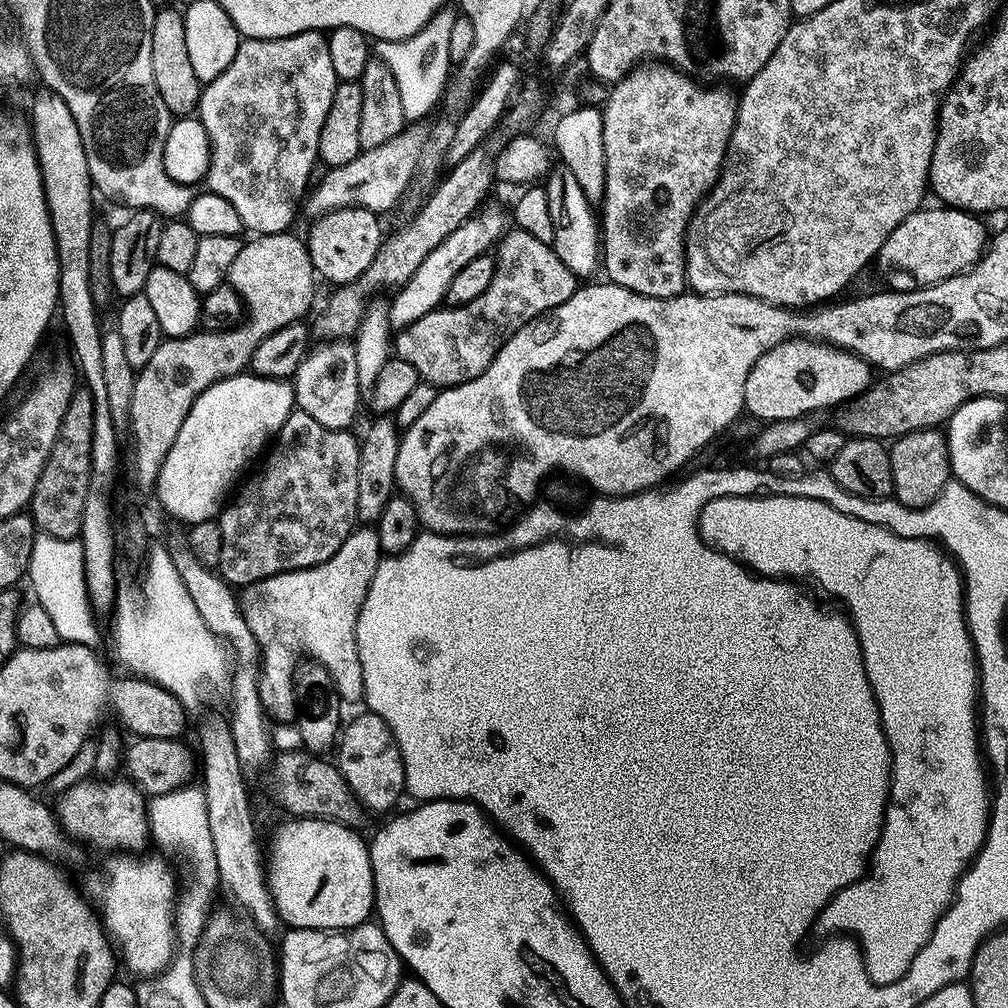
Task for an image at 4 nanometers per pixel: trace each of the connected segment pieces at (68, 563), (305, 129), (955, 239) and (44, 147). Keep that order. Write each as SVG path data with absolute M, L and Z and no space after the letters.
M37 535L26 576L29 581L32 579L32 588L36 591L35 603L42 605L46 614L50 614L61 641L89 646L97 643L96 620L92 617L94 609L88 602L88 587L84 581L84 551L79 539L63 540Z
M313 30L269 40L241 39L234 62L230 62L218 78L203 85L198 119L206 130L208 143L212 145L206 188L226 198L226 202L238 210L238 218L242 218L249 233L265 236L287 232L293 227L292 219L296 212L298 216L301 197L309 191L313 179L312 167L318 164L318 138L322 134L322 122L326 122L326 114L330 111L337 83L334 66L330 62L327 35Z
M924 206L911 212L901 224L894 226L880 247L879 263L905 272L916 286L937 284L959 272L965 272L983 256L990 239L989 233L984 233L984 224L980 221L983 219L979 215L961 212L958 208L935 207Z
M40 90L33 98L30 131L50 214L50 226L54 230L54 246L58 254L58 316L59 319L64 319L64 328L68 331L69 342L72 343L71 355L74 357L75 367L83 383L84 380L88 383L85 384L86 390L93 404L100 406L105 403L107 396L102 368L102 323L100 324L99 318L96 317L99 315L94 306L94 298L90 298L90 234L94 223L94 187L90 166L87 165L86 147L78 130L78 122L74 122L74 114L70 114L70 106L66 106L60 95L51 90Z

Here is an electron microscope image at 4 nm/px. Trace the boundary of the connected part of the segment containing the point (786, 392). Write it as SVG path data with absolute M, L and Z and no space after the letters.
M783 340L754 362L744 383L744 412L760 422L807 417L819 408L832 410L859 397L873 380L873 369L852 352L815 340Z

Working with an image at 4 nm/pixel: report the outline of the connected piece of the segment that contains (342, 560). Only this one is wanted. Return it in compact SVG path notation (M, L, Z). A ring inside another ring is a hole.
M362 524L355 527L335 554L318 567L286 571L241 589L240 609L257 641L262 661L264 679L260 684L260 701L271 719L291 723L297 715L292 686L302 652L327 670L341 701L358 702L363 697L364 679L358 658L356 626L382 555L375 527Z

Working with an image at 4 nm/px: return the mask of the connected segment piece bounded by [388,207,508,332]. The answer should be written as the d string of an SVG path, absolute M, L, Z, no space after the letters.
M486 208L479 209L454 232L448 234L446 239L422 261L412 278L395 291L395 298L388 307L388 321L393 331L400 331L439 307L444 301L451 279L462 270L462 266L466 266L467 262L472 262L480 255L485 255L504 235L507 217L504 218L496 208Z

